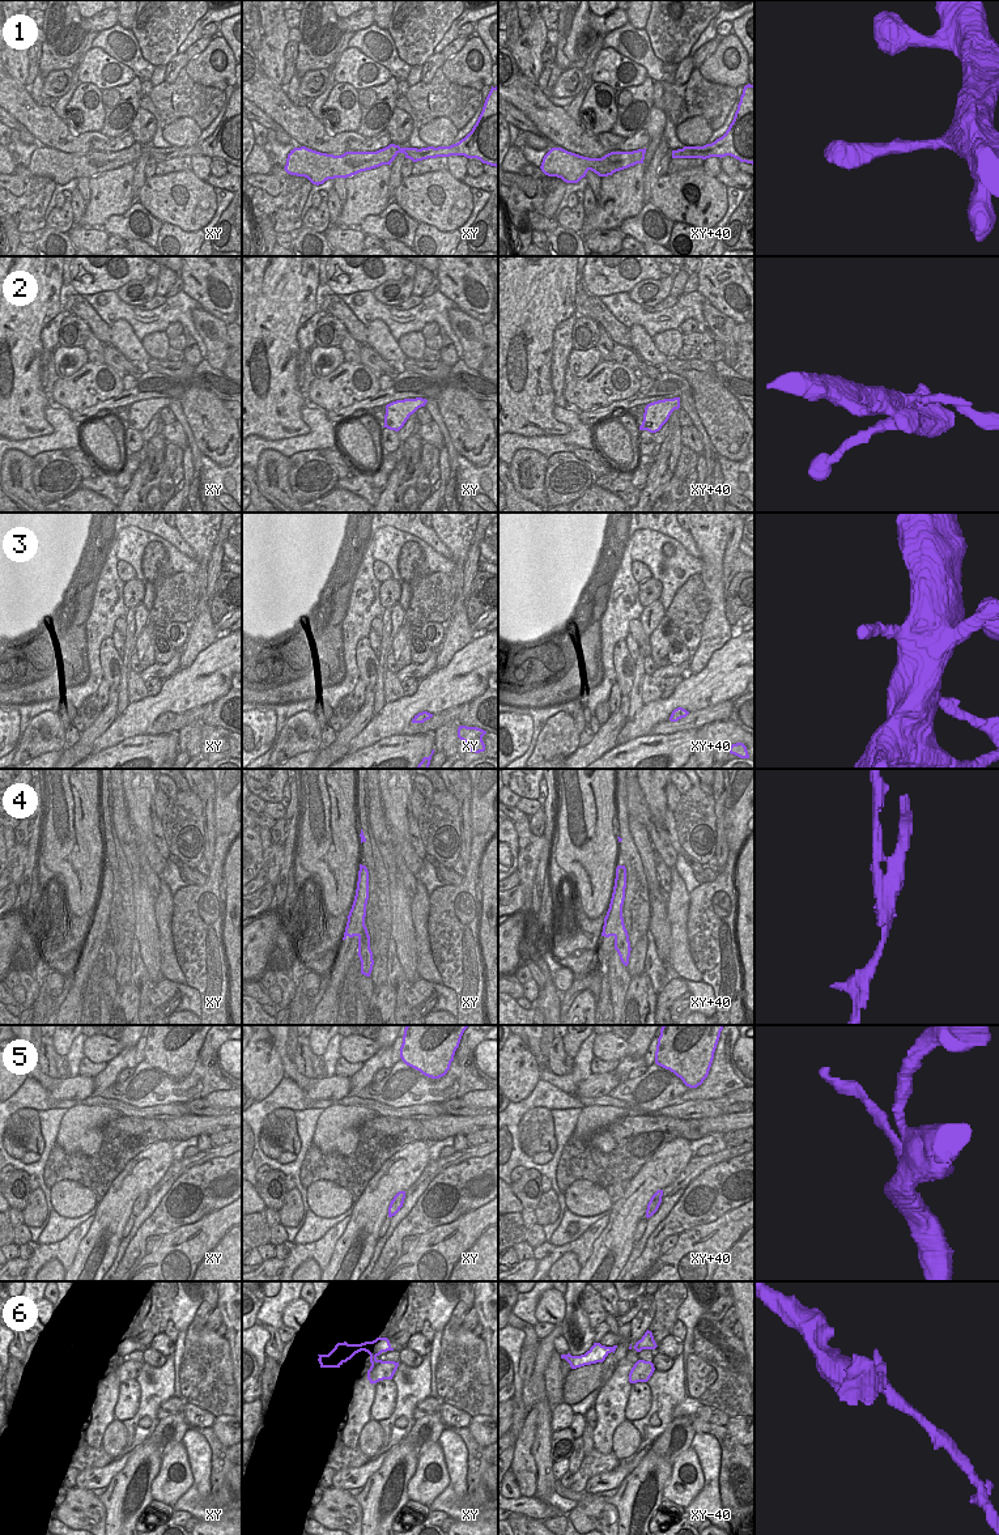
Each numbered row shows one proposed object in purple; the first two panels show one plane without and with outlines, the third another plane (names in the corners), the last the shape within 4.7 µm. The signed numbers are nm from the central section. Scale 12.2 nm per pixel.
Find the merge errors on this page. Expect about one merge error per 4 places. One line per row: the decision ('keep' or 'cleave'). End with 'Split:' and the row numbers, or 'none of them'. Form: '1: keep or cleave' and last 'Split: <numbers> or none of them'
1: keep
2: keep
3: keep
4: cleave
5: cleave
6: cleave
Split: 4, 5, 6

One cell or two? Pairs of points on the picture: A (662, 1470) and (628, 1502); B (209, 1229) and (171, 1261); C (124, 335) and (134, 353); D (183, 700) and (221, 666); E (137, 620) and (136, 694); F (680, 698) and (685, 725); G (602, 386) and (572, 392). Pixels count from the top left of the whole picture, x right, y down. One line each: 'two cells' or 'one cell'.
A: one cell
B: one cell
C: one cell
D: one cell
E: two cells
F: two cells
G: one cell

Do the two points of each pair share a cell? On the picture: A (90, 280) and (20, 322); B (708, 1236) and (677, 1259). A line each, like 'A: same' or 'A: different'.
A: different
B: same

